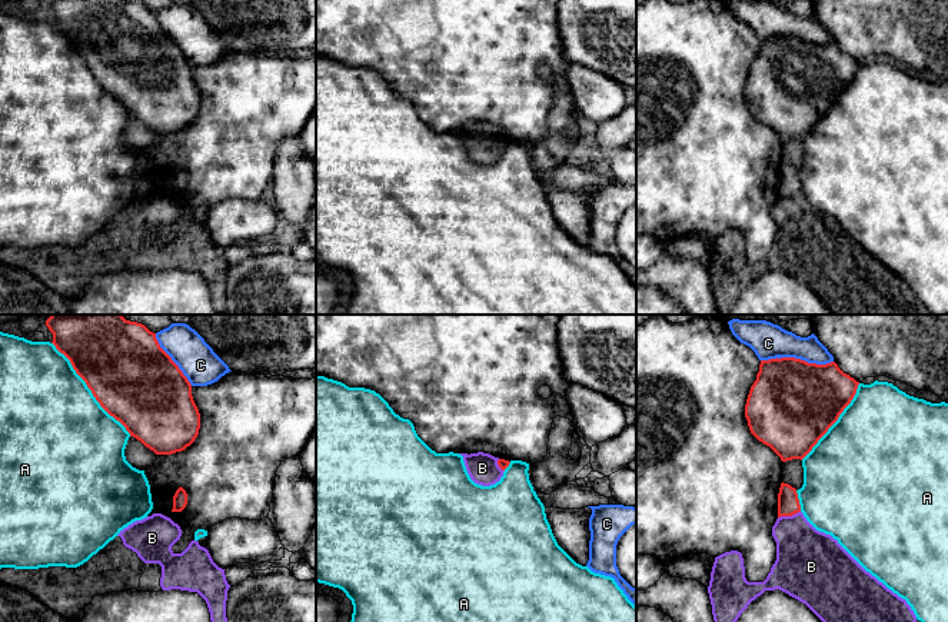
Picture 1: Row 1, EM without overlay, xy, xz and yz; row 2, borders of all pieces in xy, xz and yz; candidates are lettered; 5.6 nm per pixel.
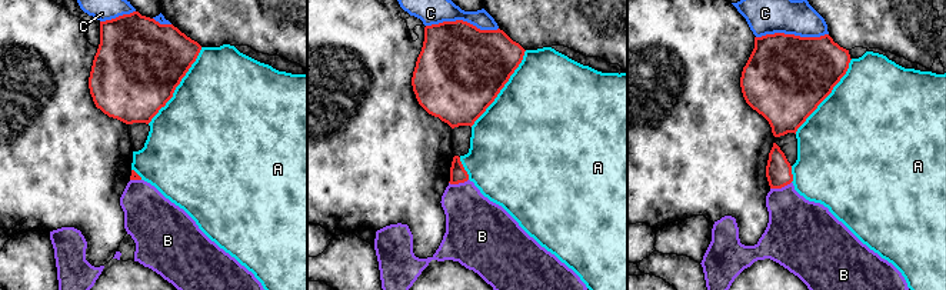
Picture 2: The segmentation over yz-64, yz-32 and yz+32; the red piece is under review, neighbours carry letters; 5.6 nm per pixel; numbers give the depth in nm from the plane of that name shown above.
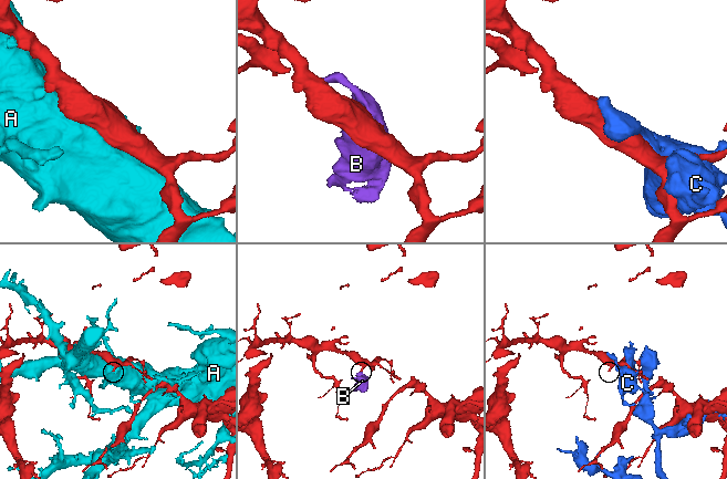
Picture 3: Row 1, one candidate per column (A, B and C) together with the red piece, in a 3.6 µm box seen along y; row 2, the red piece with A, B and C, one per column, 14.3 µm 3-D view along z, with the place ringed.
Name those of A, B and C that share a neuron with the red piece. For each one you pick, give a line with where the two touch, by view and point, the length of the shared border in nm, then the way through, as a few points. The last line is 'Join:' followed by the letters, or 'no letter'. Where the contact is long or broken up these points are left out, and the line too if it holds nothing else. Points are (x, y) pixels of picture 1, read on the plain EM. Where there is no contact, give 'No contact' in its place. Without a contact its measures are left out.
Join: no letter

